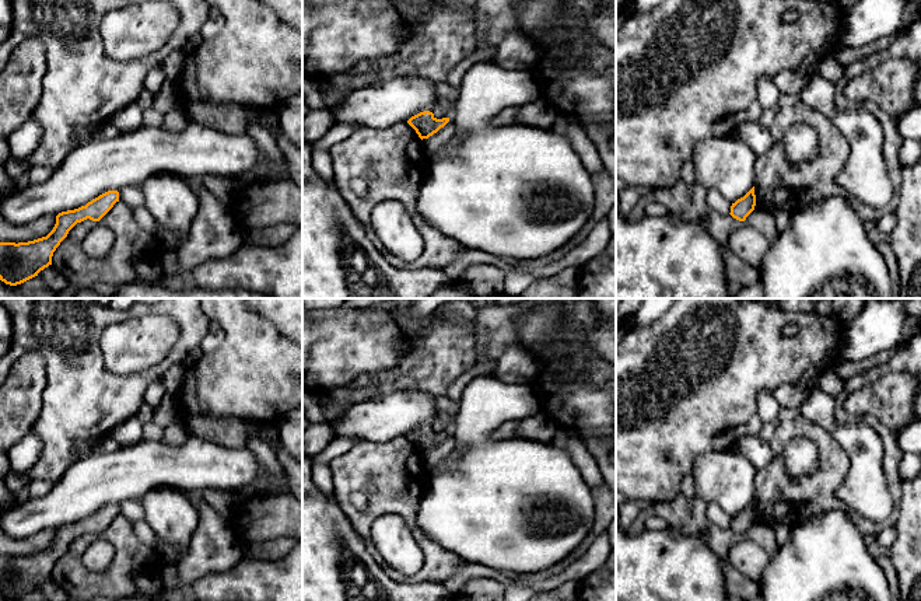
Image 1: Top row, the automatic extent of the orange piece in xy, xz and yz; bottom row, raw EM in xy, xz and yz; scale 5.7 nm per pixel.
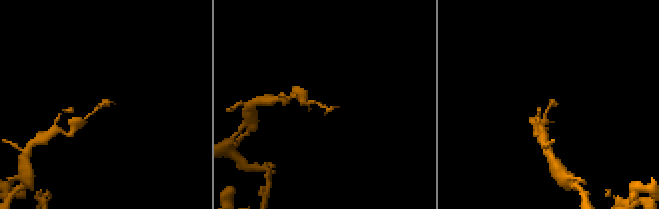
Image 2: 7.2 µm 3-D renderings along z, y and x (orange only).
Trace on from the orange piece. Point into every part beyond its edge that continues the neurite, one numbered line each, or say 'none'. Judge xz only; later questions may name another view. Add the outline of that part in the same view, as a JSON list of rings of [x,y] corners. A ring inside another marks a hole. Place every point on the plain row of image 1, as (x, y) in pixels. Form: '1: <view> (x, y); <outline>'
none

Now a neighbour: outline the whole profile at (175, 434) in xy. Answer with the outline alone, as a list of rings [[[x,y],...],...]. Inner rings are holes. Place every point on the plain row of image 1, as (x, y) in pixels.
[[[178,420],[174,424],[164,429],[164,434],[161,441],[167,445],[181,445],[183,444],[189,437],[190,431],[185,422]]]

